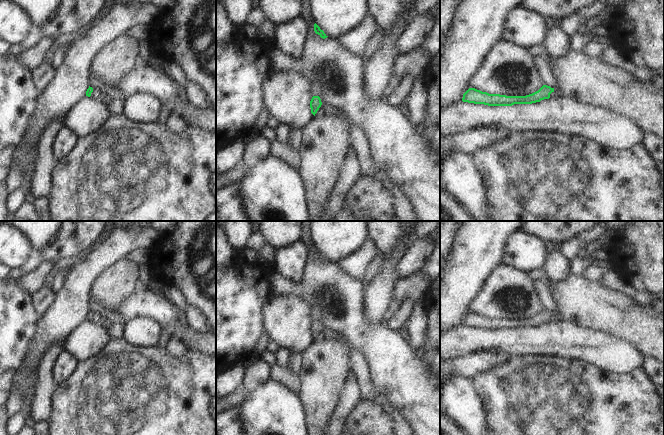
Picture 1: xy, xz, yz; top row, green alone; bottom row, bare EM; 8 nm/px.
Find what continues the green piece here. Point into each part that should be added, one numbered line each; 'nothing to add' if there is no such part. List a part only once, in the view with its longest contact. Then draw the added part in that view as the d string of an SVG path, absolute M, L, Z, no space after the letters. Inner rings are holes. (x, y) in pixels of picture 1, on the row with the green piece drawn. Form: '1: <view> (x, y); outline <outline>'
1: yz (557, 93); outline M556 86L554 91L550 94L550 99L559 99L564 97L564 94L561 92L561 88Z

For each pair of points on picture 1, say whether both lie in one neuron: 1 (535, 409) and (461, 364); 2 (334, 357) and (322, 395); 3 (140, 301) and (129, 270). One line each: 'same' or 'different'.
1: different
2: same
3: different

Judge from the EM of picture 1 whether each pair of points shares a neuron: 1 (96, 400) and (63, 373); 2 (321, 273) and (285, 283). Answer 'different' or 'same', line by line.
1: different
2: different

